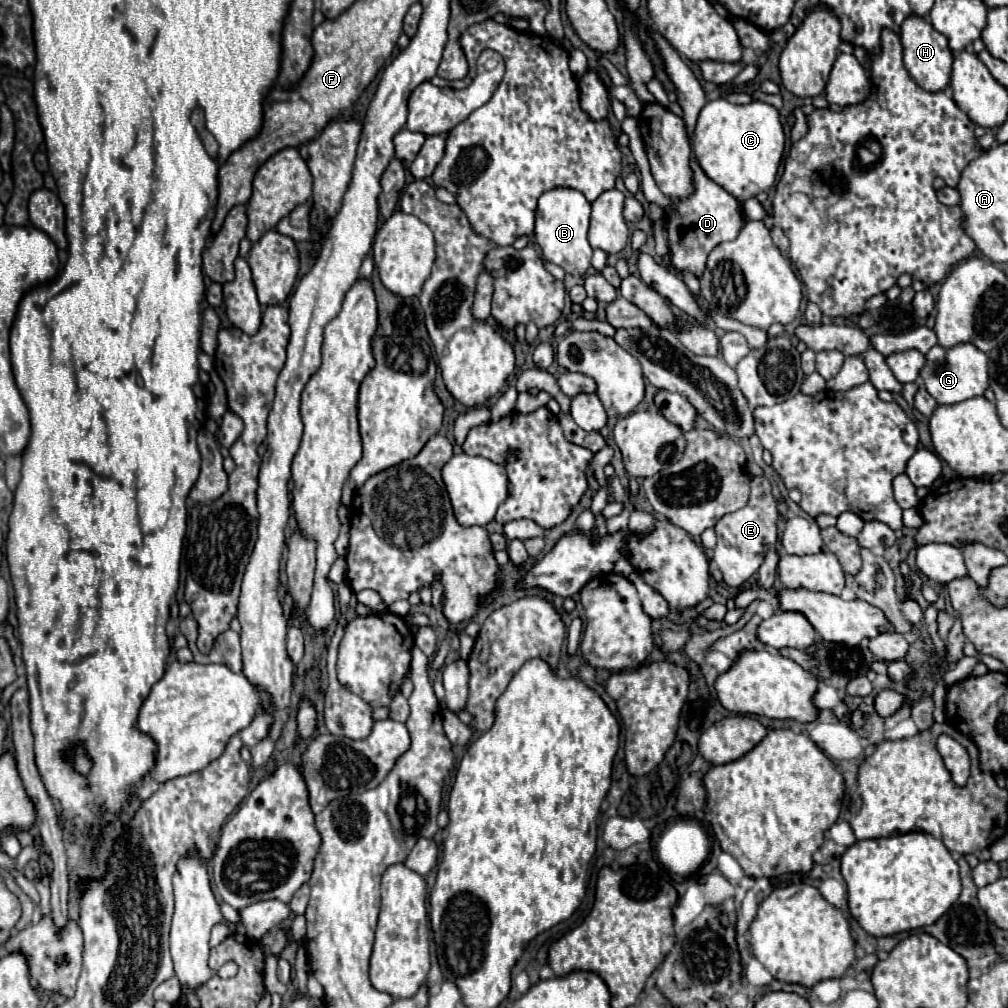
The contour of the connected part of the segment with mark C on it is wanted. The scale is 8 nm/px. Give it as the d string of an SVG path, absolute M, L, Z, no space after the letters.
M723 98L711 100L699 114L691 148L699 166L713 182L717 182L735 198L753 198L777 182L785 148L781 114L767 102L737 106Z

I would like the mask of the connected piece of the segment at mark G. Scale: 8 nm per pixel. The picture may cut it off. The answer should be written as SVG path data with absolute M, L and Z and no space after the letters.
M971 342L957 344L953 348L935 346L925 354L927 362L921 368L921 382L925 384L927 392L937 400L937 404L959 404L975 396L983 396L989 388L989 372L987 372L987 356Z

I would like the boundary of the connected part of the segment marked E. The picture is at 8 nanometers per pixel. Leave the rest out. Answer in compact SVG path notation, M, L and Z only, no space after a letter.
M755 476L751 478L751 498L749 504L733 514L723 516L717 524L715 524L715 532L719 538L725 540L725 544L731 546L729 554L717 554L725 558L725 566L719 566L719 570L723 572L723 580L725 584L739 588L743 586L751 574L755 574L763 562L763 554L767 548L773 548L777 542L777 504L775 498L771 494L771 484L765 476Z

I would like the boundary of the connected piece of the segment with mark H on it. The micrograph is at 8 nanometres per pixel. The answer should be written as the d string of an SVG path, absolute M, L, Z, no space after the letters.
M907 18L901 26L901 44L903 44L903 60L905 68L909 70L911 78L927 92L941 92L949 86L951 78L951 64L953 64L953 52L947 46L947 38L933 30L931 22L927 18Z

